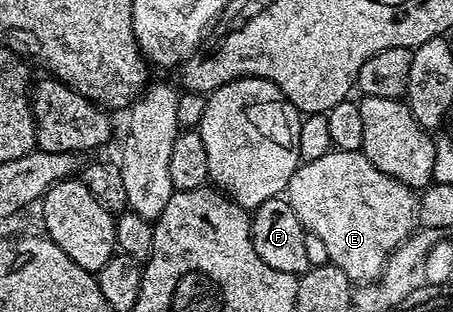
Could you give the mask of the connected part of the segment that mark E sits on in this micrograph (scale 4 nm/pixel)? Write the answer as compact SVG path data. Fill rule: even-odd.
M333 148L322 159L305 161L294 171L286 190L286 200L294 207L294 215L304 224L305 230L322 239L329 262L341 268L352 283L372 283L384 271L389 257L412 236L417 228L417 194L398 179L378 171L363 151L342 151Z

